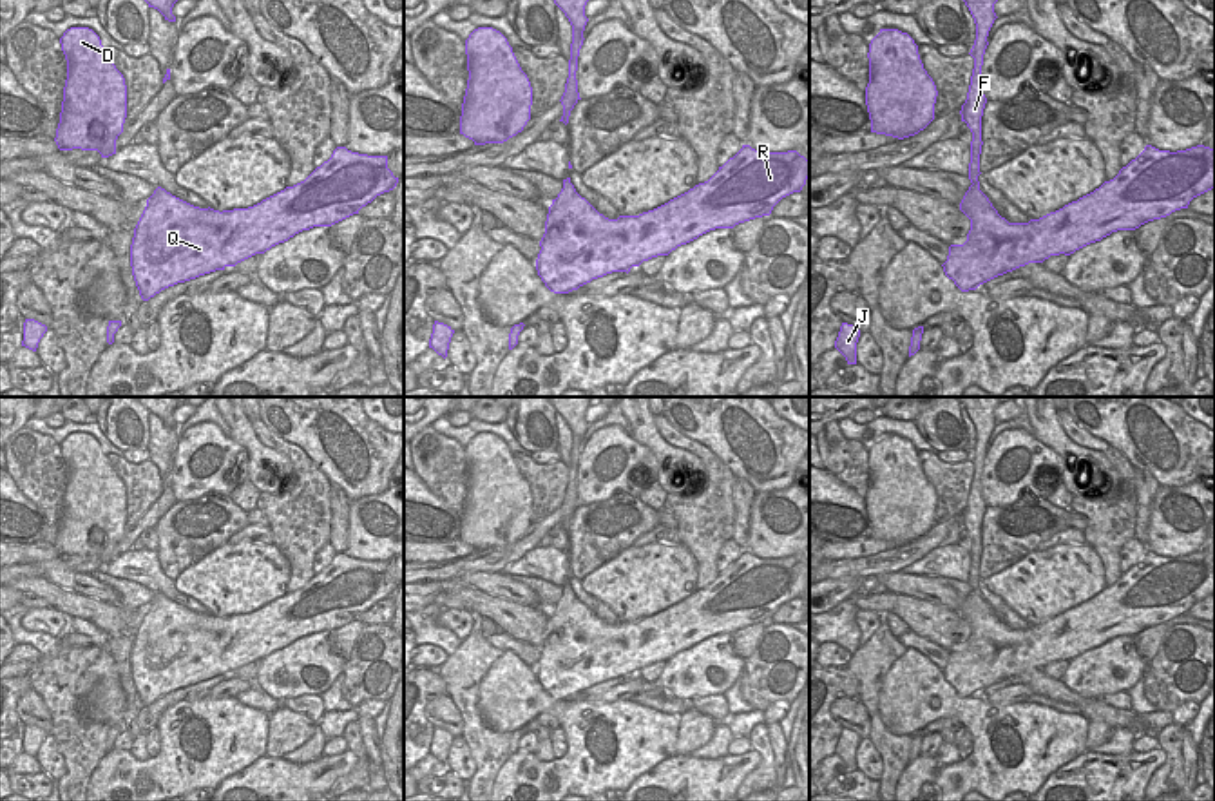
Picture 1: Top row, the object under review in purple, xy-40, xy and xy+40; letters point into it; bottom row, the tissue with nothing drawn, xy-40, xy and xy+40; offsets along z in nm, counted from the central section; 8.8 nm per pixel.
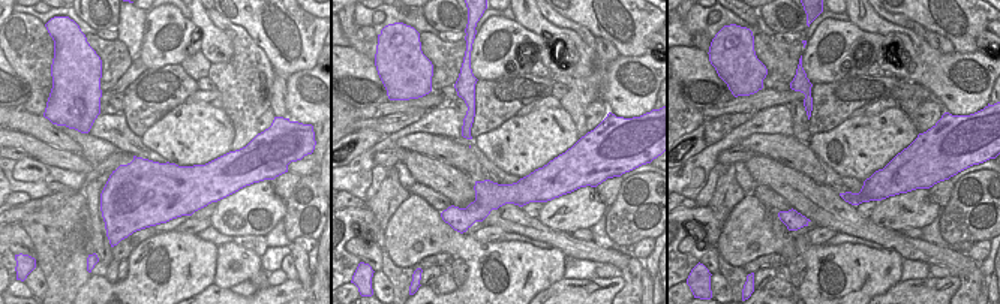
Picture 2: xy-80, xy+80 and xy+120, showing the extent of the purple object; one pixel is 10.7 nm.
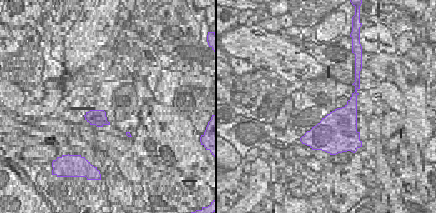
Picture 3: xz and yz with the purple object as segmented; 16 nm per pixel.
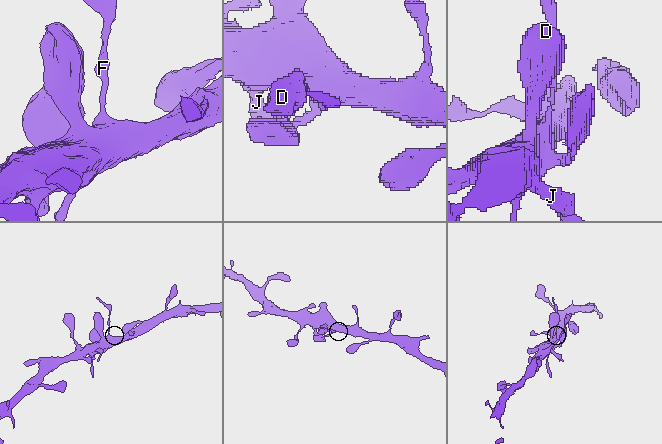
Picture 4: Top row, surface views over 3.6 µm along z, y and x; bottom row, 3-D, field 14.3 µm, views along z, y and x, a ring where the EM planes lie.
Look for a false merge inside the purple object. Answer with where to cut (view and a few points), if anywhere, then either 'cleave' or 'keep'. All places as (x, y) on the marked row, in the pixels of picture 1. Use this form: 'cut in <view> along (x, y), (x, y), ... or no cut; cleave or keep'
cut in xy+40 along (971, 180), (978, 187); cleave

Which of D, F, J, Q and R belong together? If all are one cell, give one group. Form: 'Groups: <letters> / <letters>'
Groups: D J Q R / F

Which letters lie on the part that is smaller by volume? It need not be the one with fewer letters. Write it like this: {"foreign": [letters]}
{"foreign": ["F"]}

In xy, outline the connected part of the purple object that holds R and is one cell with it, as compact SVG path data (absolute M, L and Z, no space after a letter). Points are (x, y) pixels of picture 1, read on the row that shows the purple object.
M750 145L730 158L704 183L670 199L668 203L639 216L608 219L581 198L569 179L549 207L545 234L540 241L536 270L545 286L554 294L569 294L592 279L612 272L630 272L657 256L668 256L681 245L715 228L733 228L739 223L770 216L786 196L800 192L809 178L809 161L797 150L757 152Z

